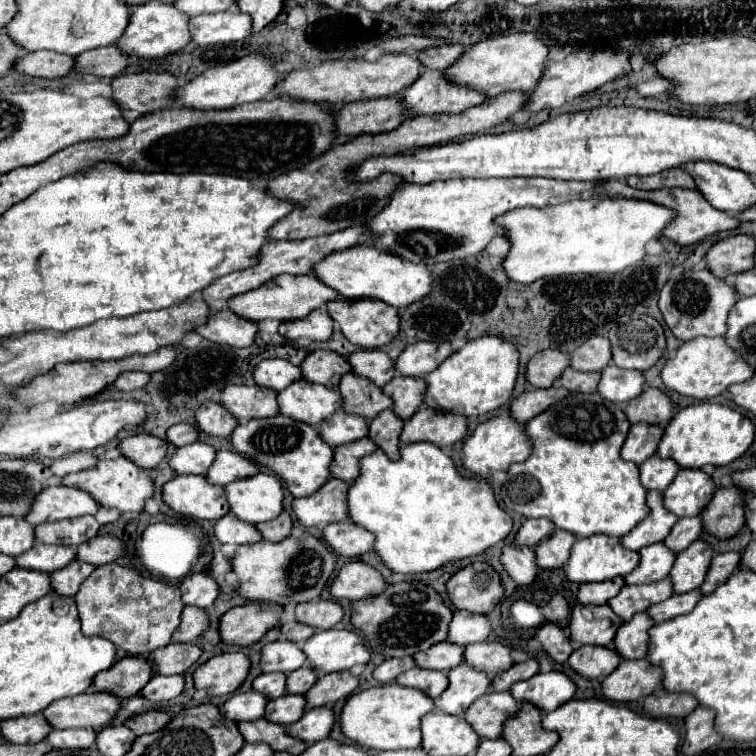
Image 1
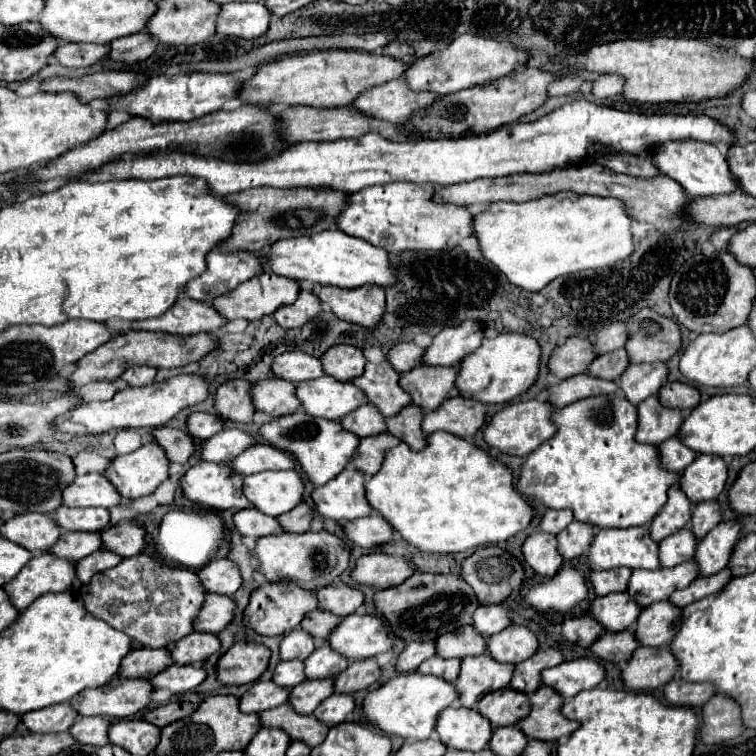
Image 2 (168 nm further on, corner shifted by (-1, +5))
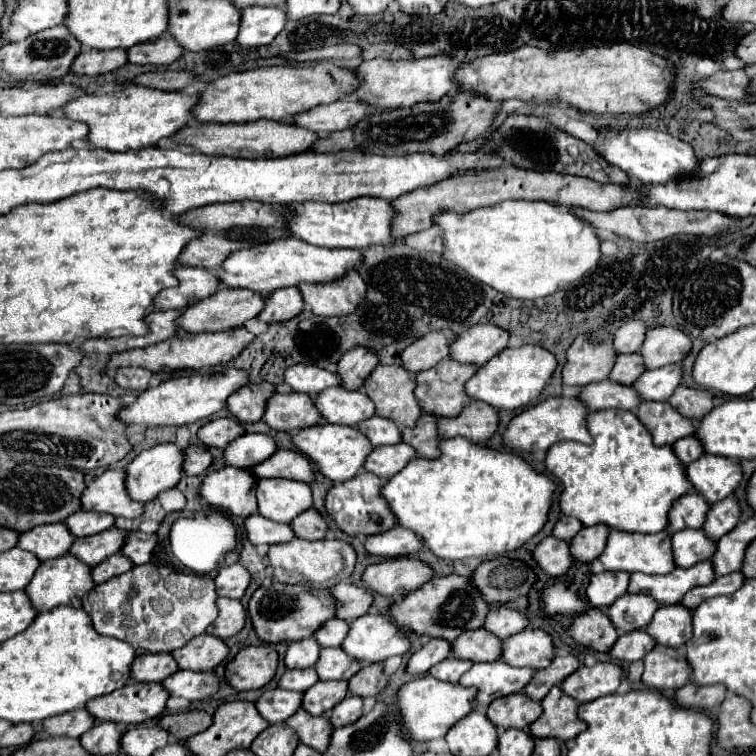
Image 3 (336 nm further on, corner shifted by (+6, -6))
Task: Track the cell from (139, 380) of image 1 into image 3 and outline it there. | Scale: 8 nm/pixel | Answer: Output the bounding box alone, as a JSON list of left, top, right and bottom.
[115,367,153,393]

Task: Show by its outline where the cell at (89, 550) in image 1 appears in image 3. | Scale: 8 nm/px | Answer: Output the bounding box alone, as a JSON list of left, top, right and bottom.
[121,531,157,565]

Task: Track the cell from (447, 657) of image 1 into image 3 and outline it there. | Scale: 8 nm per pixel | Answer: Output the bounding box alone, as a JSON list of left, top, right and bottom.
[451,629,501,663]

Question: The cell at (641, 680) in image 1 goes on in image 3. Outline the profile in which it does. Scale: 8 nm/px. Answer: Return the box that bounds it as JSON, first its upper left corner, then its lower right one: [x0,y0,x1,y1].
[641,645,691,689]

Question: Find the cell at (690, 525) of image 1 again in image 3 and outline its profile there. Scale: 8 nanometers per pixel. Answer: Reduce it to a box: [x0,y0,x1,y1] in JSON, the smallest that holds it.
[703,497,739,541]

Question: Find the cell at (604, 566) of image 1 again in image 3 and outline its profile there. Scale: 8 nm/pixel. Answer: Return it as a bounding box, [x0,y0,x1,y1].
[599,531,675,575]

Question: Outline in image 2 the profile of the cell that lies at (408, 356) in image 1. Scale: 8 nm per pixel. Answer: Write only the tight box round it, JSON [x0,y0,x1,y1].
[422,320,484,366]

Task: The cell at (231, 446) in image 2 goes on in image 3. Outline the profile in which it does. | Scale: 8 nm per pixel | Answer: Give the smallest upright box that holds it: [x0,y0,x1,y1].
[223,433,277,469]

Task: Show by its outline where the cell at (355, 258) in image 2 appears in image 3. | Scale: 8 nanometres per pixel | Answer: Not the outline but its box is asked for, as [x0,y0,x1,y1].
[217,237,363,293]

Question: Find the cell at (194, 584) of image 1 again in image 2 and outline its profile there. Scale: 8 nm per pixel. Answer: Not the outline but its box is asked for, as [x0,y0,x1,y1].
[198,558,242,596]

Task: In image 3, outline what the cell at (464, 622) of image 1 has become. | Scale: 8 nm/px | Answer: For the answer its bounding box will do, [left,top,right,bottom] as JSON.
[483,607,527,639]

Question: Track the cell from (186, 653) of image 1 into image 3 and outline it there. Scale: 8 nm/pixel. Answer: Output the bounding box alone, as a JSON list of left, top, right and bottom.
[171,635,229,671]

